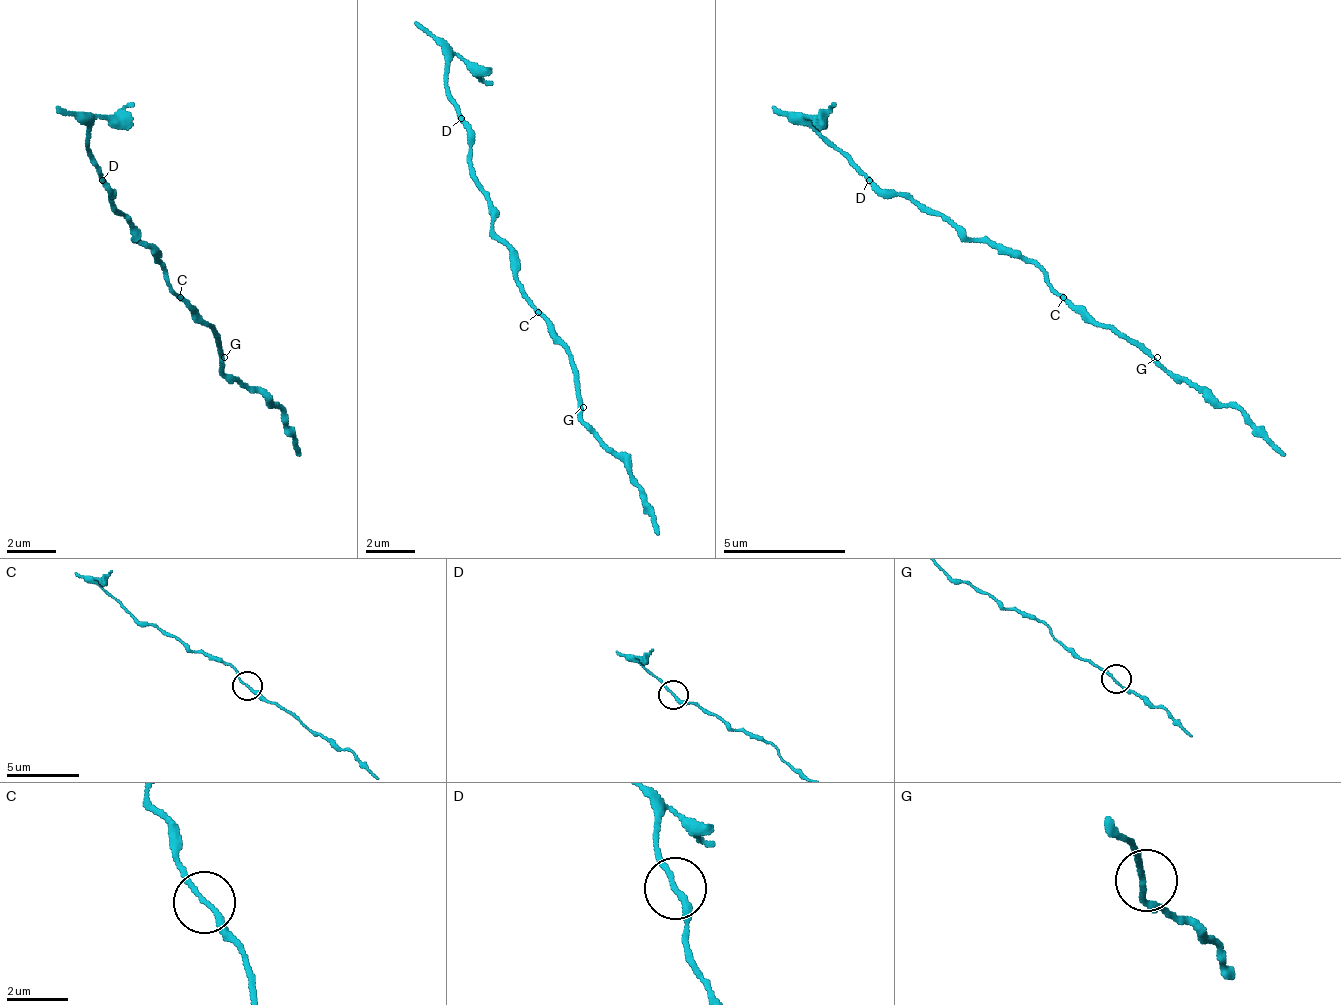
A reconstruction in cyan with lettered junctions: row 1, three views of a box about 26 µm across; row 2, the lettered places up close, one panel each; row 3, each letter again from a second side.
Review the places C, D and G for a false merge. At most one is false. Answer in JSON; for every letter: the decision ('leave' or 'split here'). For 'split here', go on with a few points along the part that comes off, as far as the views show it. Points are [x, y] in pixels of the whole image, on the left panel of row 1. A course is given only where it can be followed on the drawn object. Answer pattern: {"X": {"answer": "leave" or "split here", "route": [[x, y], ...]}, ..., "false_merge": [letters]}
{"C": {"answer": "leave"}, "D": {"answer": "split here", "route": [[101, 178], [89, 129], [132, 104]]}, "G": {"answer": "leave"}, "false_merge": ["D"]}

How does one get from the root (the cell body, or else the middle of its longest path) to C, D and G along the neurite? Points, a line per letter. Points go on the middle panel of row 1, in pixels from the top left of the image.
C: (521, 289), (521, 295), (540, 314)
D: (521, 289), (515, 283), (515, 258), (490, 228), (490, 203), (472, 172), (472, 129), (459, 117)
G: (521, 289), (521, 295), (552, 326), (552, 332), (570, 351), (570, 363), (577, 369), (577, 400), (583, 407)

